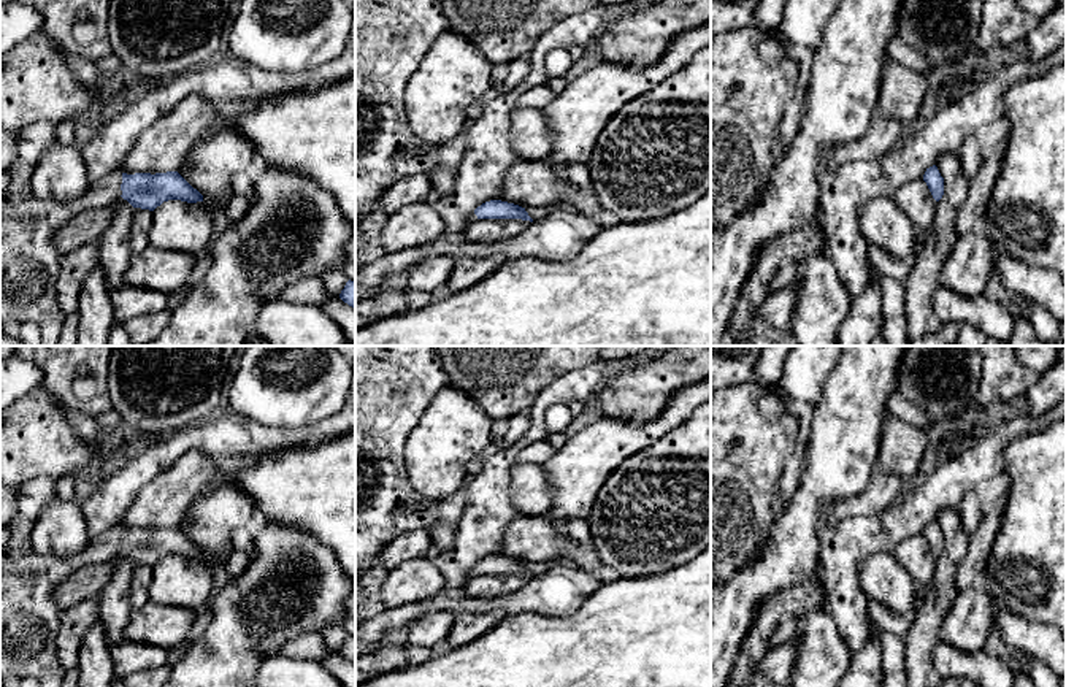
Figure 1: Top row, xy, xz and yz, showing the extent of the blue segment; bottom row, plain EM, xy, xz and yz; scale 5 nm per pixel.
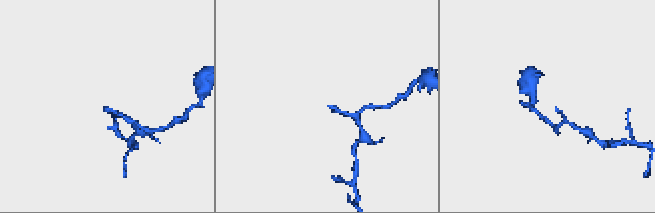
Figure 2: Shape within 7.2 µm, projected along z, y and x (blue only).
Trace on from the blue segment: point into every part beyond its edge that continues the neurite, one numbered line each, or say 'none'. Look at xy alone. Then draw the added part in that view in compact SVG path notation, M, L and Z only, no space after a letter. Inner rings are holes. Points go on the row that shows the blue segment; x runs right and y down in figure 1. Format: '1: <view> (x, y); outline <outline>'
1: xy (29, 262); outline M116 170L94 182L81 198L70 203L14 197L0 198L0 322L33 322L41 330L40 346L57 346L65 314L56 300L62 252L54 246L56 232L86 208L113 203L122 195L122 171Z

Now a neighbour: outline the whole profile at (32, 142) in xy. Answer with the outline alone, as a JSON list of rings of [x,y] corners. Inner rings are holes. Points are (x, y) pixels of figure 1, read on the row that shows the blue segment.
[[[43,121],[21,127],[16,138],[19,160],[33,168],[56,141],[56,127],[52,122]]]

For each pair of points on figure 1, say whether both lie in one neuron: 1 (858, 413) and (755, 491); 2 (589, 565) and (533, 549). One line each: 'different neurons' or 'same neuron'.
1: different neurons
2: same neuron

